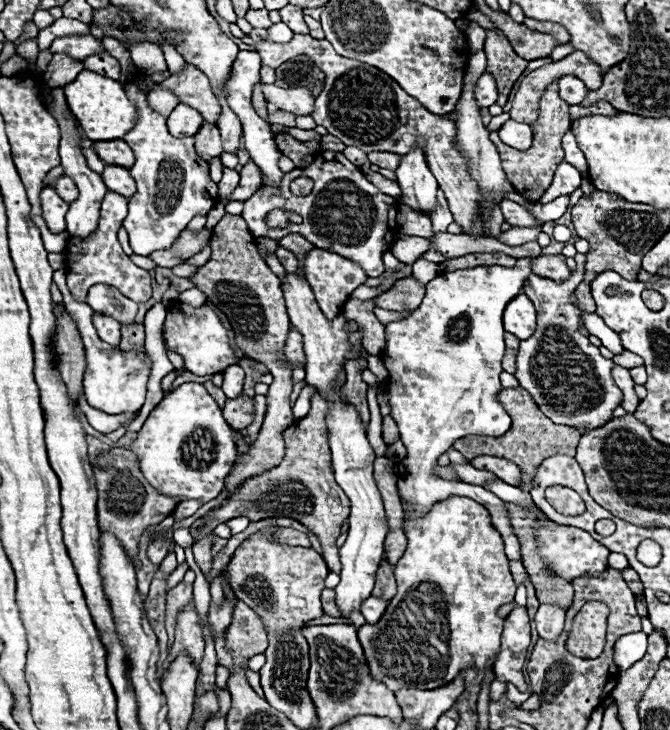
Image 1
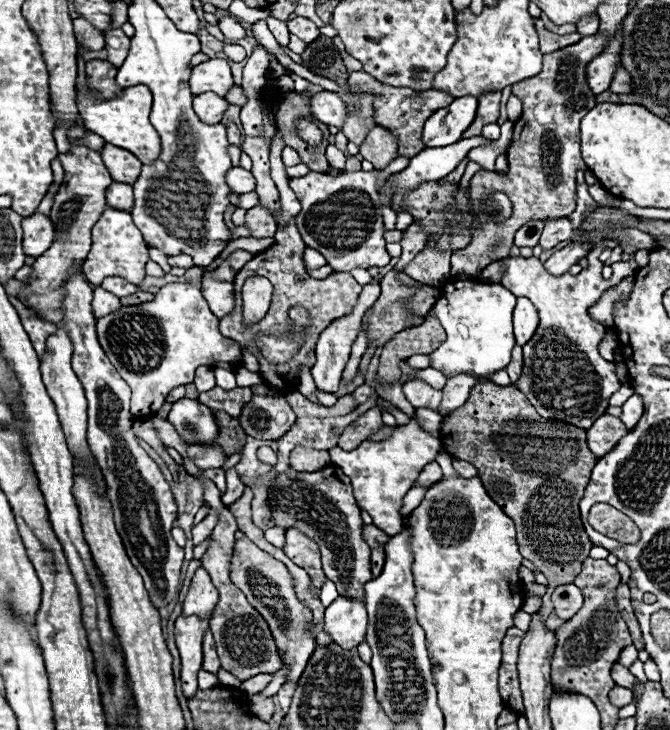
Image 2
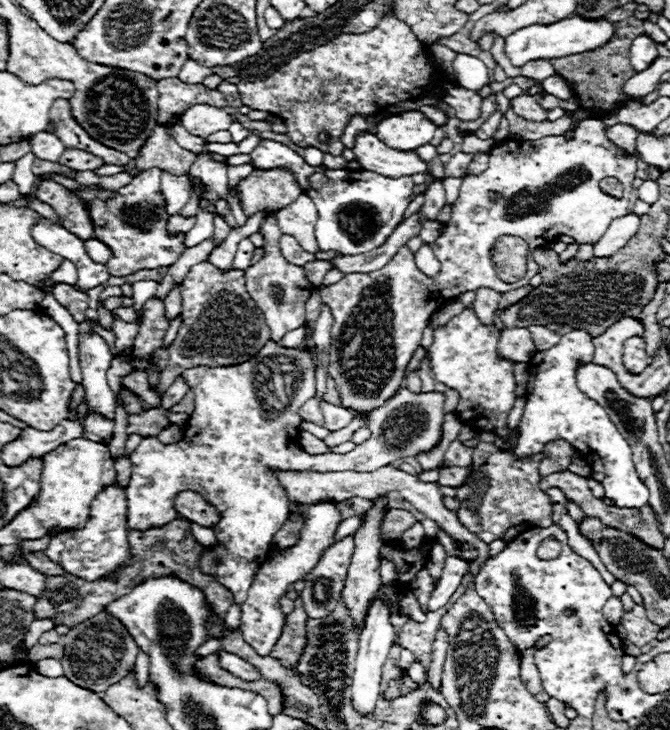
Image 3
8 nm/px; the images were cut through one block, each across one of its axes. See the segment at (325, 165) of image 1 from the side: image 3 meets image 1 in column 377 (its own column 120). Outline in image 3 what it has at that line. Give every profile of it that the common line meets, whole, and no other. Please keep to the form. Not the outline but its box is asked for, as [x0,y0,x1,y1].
[70,168,186,276]

